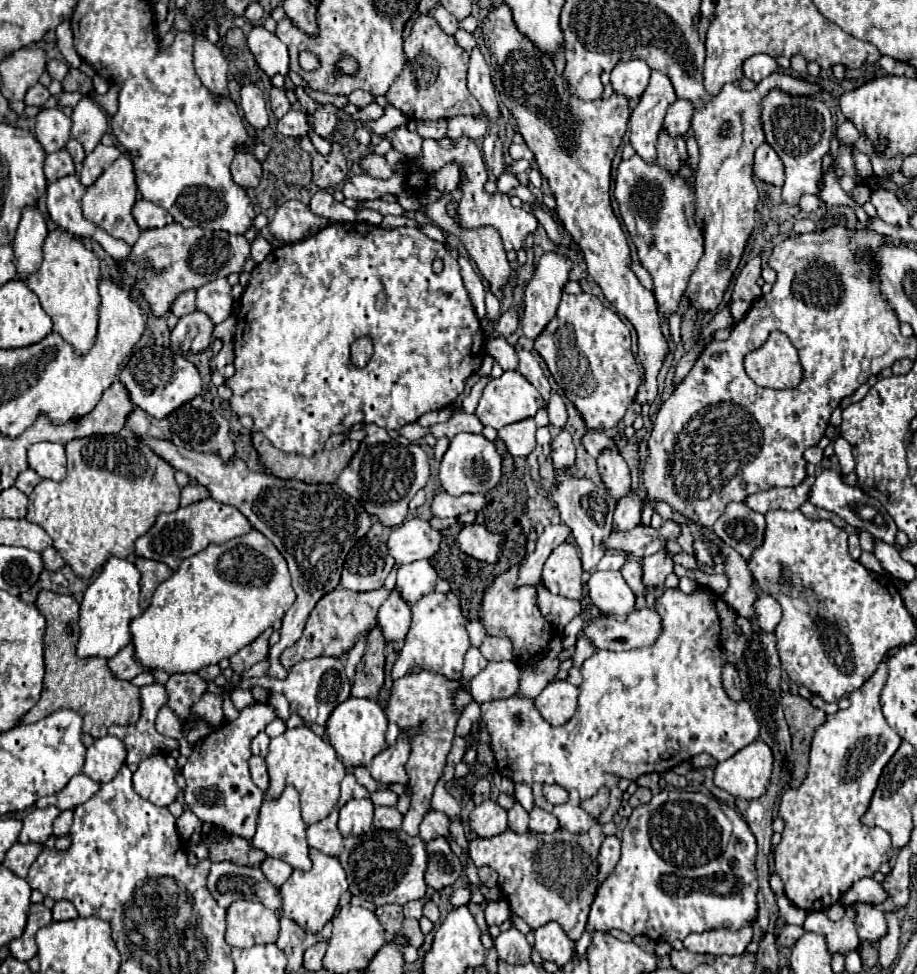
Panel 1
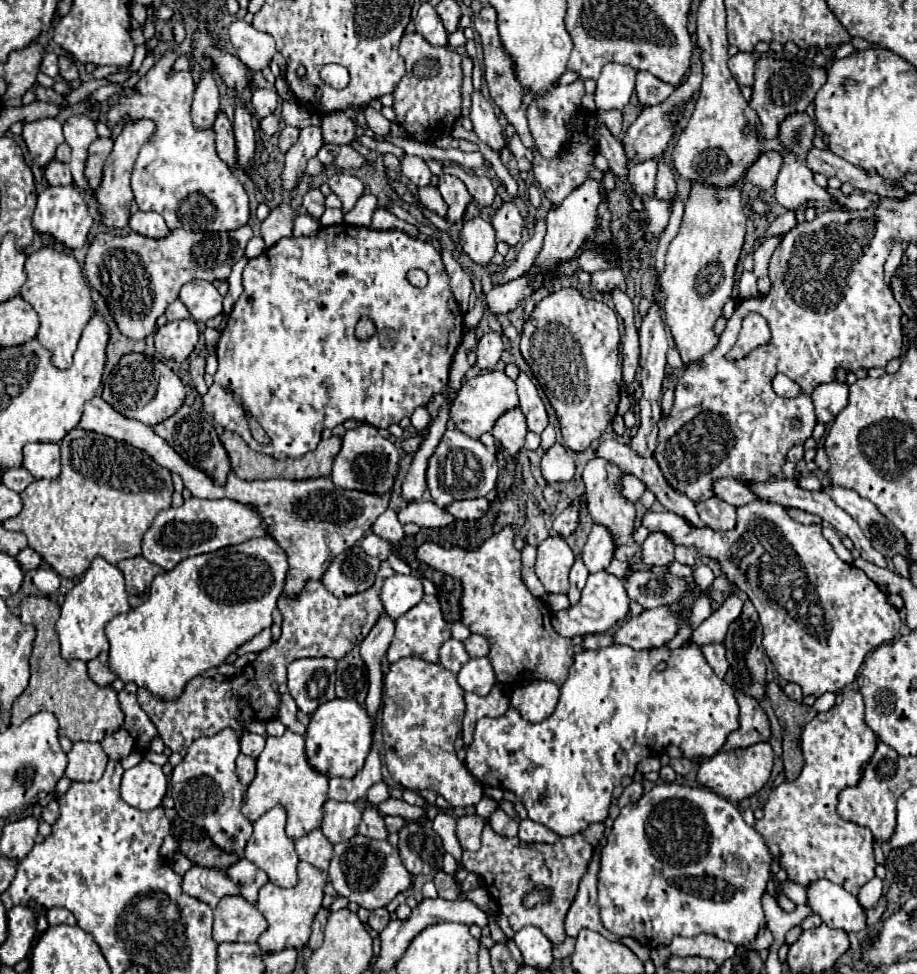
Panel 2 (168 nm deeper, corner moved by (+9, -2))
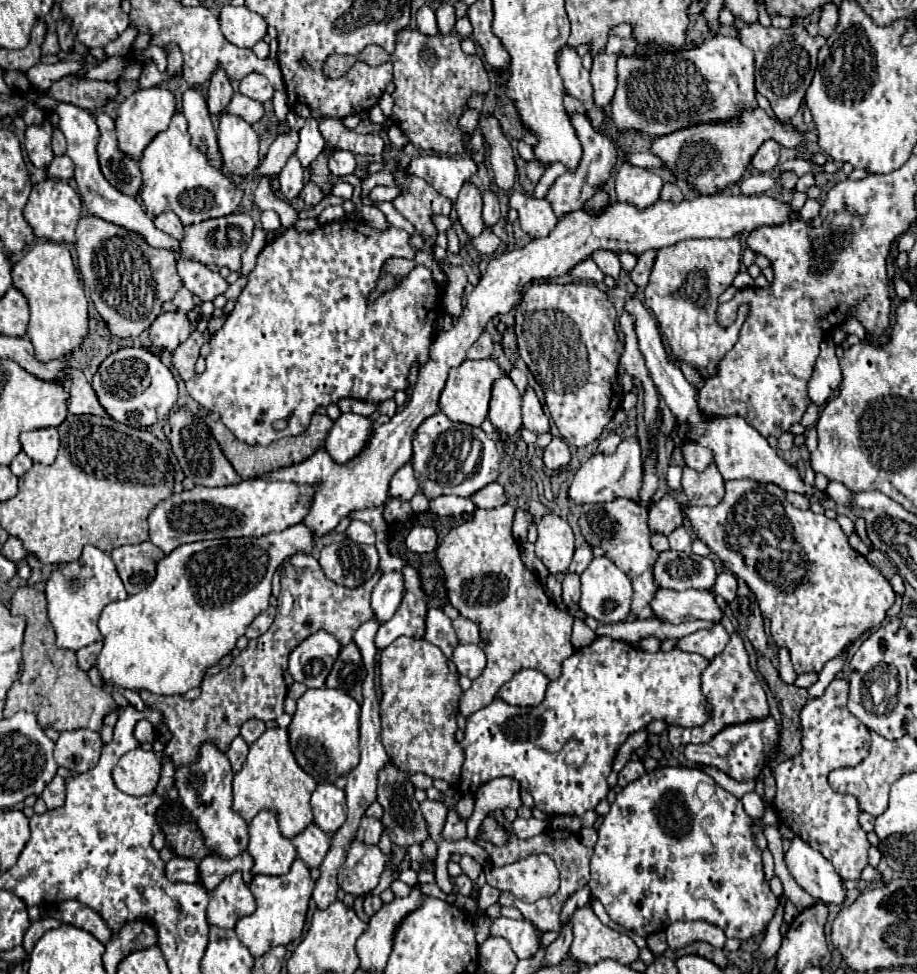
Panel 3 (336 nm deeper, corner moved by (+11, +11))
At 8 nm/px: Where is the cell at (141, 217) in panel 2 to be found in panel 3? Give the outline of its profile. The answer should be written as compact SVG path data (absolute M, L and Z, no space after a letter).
M165 212L165 214L155 216L153 222L155 222L155 226L157 226L159 230L163 230L165 234L169 234L169 236L173 236L173 238L177 238L177 240L183 238L183 224L181 224L181 220L177 218L177 214Z

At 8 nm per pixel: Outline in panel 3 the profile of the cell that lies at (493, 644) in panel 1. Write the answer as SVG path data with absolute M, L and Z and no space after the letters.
M459 616L453 620L453 628L455 628L461 644L477 644L479 642L479 628L475 622Z

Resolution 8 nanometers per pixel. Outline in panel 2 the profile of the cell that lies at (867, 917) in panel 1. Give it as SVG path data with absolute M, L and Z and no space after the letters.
M815 881L807 887L809 907L821 915L823 923L835 929L843 929L845 933L857 933L865 929L865 911L859 905L857 897L853 897L843 887L831 881Z

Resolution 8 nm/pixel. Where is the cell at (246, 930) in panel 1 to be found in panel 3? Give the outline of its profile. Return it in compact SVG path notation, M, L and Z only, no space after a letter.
M241 872L225 878L213 892L207 906L207 922L217 928L233 928L239 918L253 914L255 898L243 882Z

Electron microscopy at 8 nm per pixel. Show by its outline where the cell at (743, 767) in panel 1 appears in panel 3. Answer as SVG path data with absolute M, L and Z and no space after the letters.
M767 716L761 720L753 720L753 722L725 726L725 730L717 732L709 742L685 746L683 754L691 764L697 764L697 766L709 764L709 766L723 770L725 774L729 774L731 778L735 778L739 782L747 782L747 780L755 780L761 776L761 770L767 764L769 752L773 748L777 748L777 744L779 744L777 722L775 722L775 718Z

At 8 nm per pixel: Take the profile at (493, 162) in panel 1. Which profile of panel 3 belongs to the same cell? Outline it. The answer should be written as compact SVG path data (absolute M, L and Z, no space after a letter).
M487 192L483 194L483 222L485 222L485 228L491 228L499 222L501 214L499 214L499 200L495 196L495 192Z

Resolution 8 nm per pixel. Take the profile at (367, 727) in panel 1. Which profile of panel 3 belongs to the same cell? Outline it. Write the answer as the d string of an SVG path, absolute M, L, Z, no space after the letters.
M311 688L297 700L297 710L293 720L287 728L289 732L289 746L297 760L297 764L315 778L317 784L333 784L339 776L347 776L353 766L359 762L359 704L345 694L343 690L335 688Z

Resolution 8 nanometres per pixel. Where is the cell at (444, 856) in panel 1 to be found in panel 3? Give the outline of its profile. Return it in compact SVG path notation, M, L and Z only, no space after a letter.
M391 760L379 770L379 776L377 776L377 802L383 806L383 818L381 818L381 824L385 828L385 832L389 834L391 842L397 844L397 846L411 846L411 844L421 844L423 840L429 838L429 832L427 832L427 822L425 818L421 816L421 810L419 810L419 802L415 800L413 792L415 792L415 786L411 784L409 780L409 772L403 772L399 770Z

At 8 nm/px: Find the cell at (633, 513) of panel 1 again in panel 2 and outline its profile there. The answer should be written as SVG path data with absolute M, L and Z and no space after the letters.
M593 525L589 539L583 547L583 561L589 573L607 569L613 557L615 557L615 535L611 535L611 531L607 531L607 527L603 525Z

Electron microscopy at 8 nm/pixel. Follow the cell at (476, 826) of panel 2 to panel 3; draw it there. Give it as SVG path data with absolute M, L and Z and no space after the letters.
M449 810L449 816L447 816L447 824L441 832L441 836L449 842L457 842L461 838L465 838L465 822L455 814L455 810Z

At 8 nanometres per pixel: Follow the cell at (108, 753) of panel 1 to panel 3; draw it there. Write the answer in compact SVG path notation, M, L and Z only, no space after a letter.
M71 730L61 732L55 742L55 762L75 772L85 772L97 766L103 742L97 732Z

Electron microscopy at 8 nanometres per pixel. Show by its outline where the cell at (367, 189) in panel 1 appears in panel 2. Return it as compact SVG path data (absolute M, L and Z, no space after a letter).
M337 173L329 179L329 187L331 191L343 201L343 213L351 211L353 205L357 203L357 199L363 195L365 185L359 177L349 175L349 173Z

